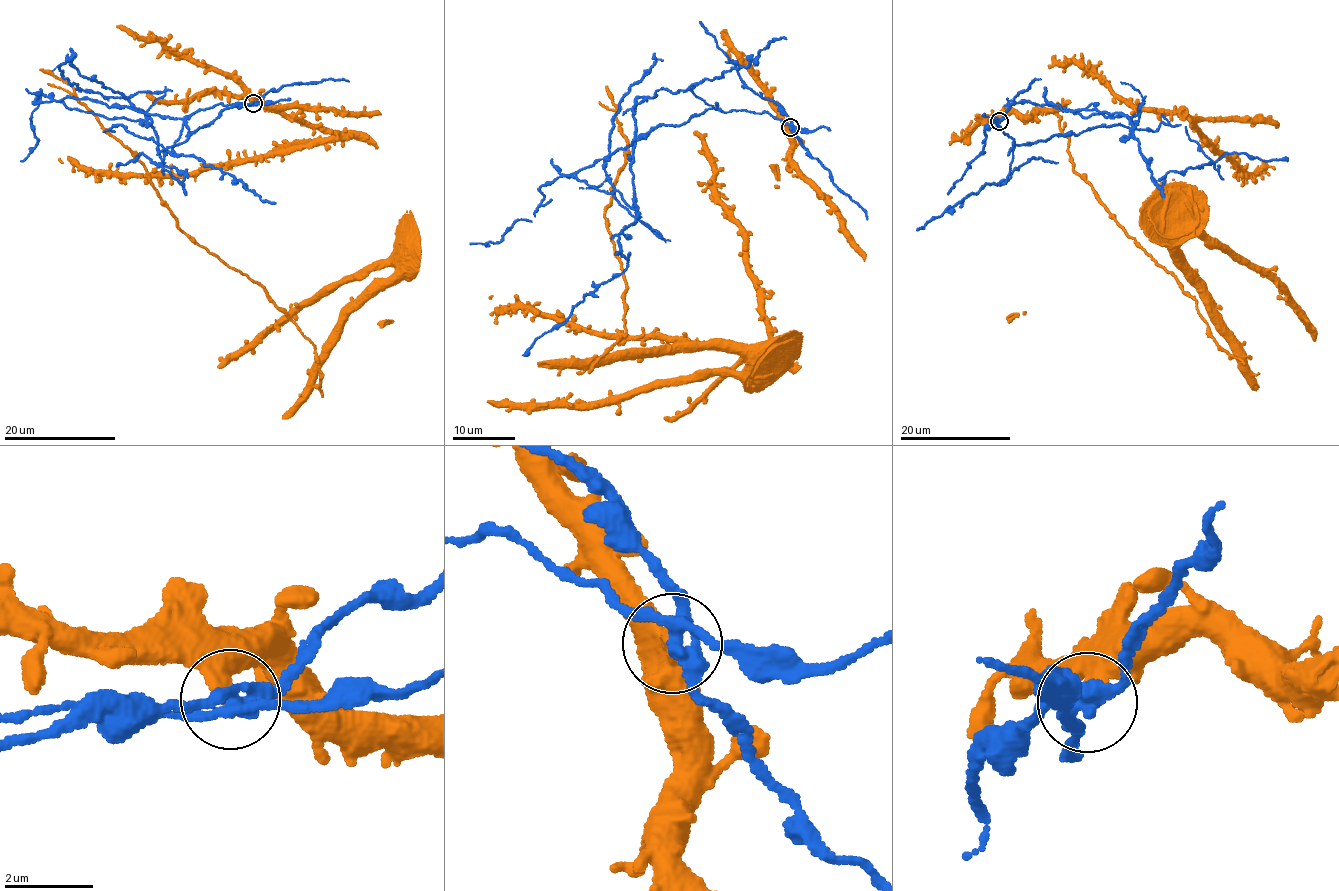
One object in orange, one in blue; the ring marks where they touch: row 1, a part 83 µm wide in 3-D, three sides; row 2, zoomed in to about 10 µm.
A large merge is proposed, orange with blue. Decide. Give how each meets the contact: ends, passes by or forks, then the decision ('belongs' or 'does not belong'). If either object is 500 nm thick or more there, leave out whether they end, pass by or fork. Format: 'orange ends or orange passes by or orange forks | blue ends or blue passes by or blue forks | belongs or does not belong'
orange ends | blue forks | does not belong

